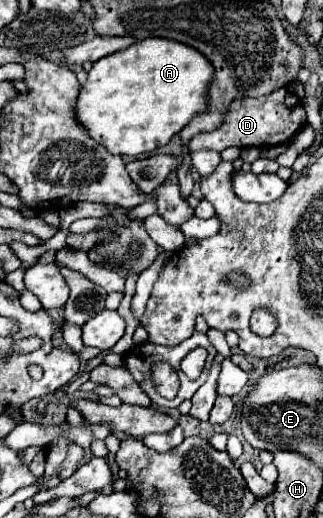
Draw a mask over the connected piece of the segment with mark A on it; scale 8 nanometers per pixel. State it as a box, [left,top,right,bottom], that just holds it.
[75,38,213,156]

